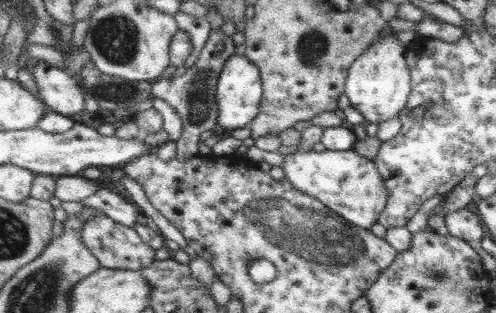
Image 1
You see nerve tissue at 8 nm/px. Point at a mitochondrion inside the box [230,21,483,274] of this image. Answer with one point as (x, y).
(312, 46)

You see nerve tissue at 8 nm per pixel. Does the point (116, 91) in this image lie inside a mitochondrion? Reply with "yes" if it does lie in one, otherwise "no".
yes

